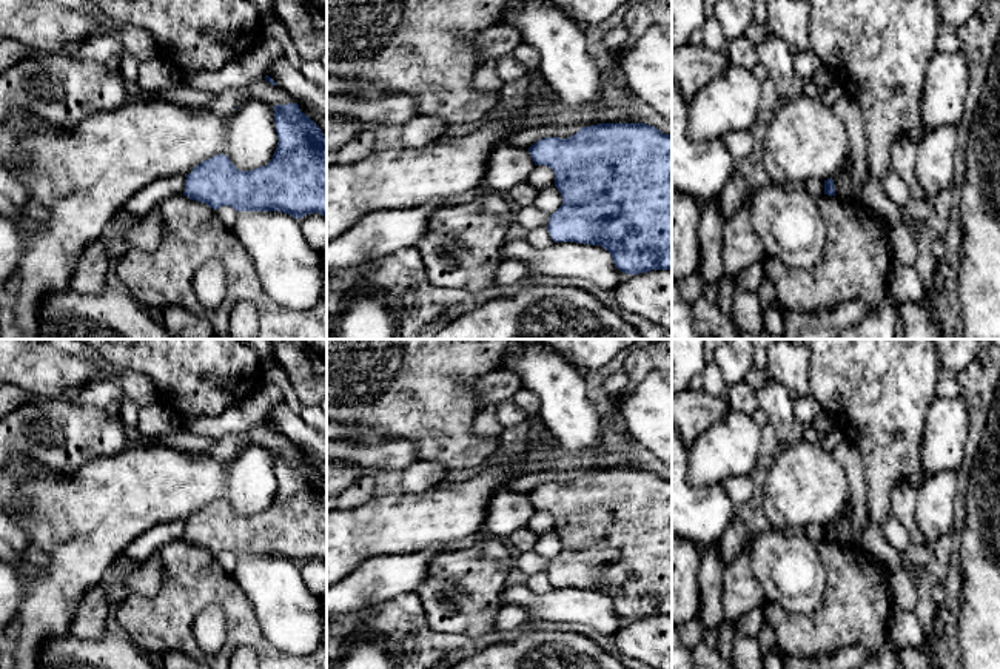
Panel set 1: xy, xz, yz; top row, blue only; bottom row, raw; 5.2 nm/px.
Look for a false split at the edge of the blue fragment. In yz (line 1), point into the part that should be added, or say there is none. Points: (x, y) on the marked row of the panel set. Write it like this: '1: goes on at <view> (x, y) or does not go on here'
1: does not go on here

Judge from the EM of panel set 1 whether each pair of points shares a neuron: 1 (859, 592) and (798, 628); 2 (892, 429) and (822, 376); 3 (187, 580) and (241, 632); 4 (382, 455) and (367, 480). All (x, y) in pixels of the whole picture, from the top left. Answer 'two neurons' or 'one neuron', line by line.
1: one neuron
2: one neuron
3: one neuron
4: two neurons

